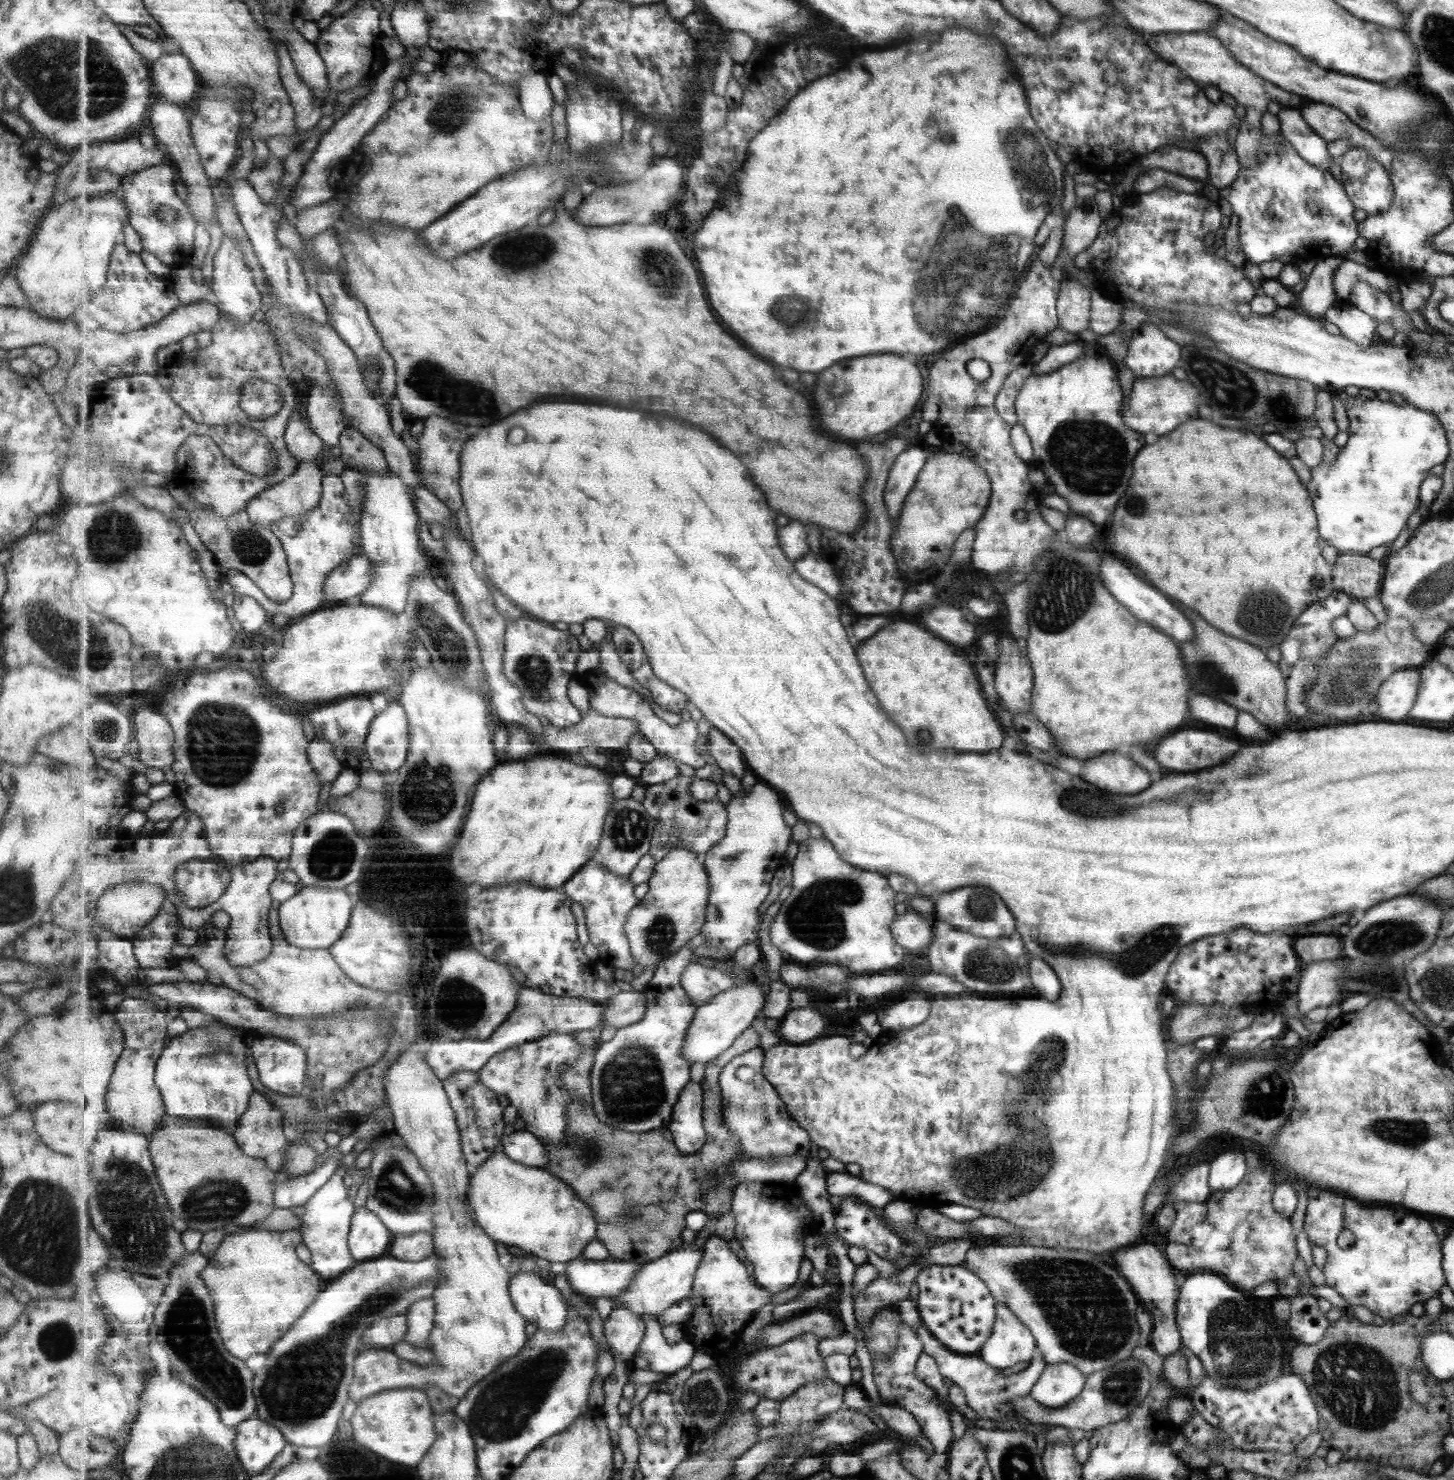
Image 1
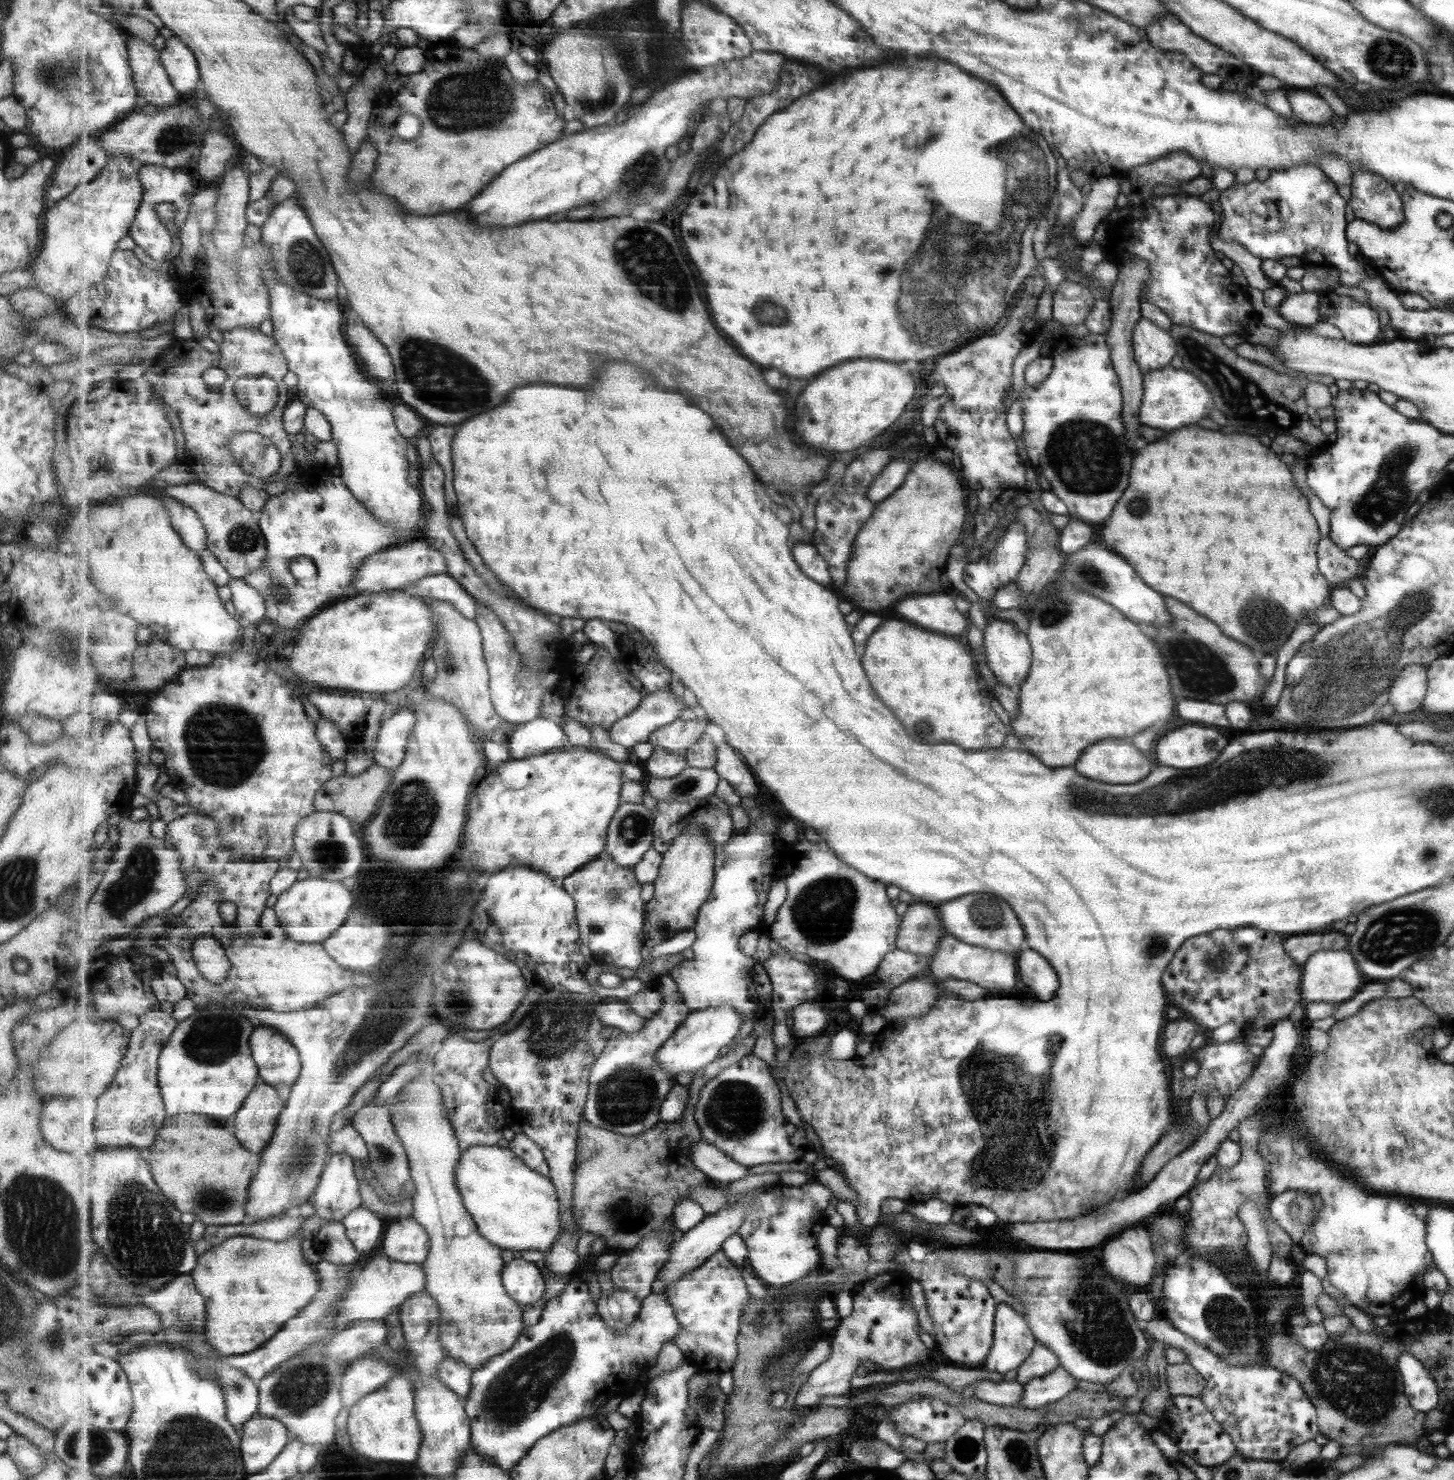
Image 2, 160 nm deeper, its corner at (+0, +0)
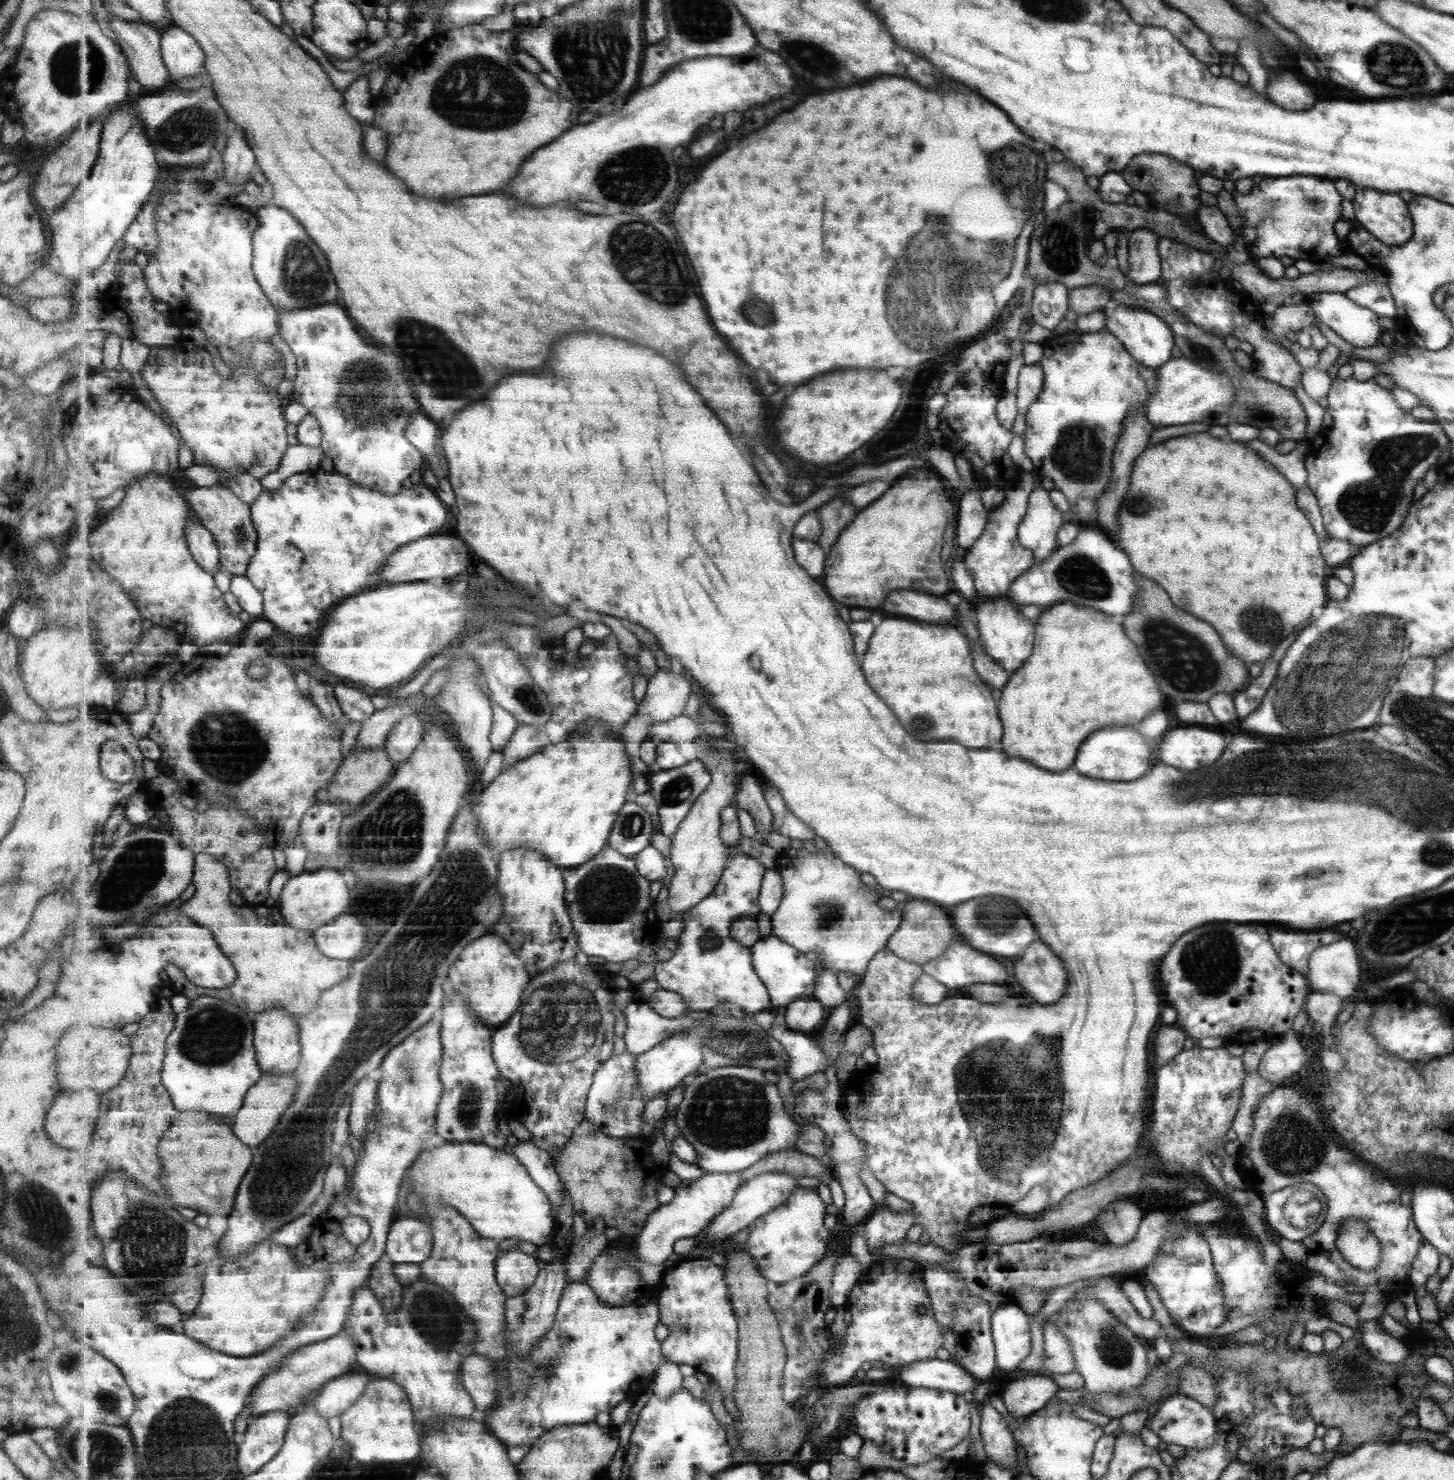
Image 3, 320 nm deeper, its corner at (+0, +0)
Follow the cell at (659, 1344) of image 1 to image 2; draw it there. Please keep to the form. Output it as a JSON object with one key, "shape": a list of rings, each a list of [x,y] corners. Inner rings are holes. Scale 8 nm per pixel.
{"shape":[[[665,1231],[649,1233],[632,1251],[622,1253],[612,1272],[615,1287],[633,1291],[642,1301],[653,1294],[653,1282],[671,1258]]]}

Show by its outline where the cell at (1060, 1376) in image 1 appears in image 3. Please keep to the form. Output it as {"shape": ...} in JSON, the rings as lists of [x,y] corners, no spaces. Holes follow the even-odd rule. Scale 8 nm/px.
{"shape":[[[1046,1374],[1014,1379],[1009,1384],[1002,1384],[998,1392],[1005,1412],[1021,1421],[1036,1410],[1043,1408],[1045,1403],[1059,1390]]]}

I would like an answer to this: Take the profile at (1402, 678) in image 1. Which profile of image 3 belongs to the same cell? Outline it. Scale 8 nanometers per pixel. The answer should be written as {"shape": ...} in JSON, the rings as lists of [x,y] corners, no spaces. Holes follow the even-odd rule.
{"shape":[[[1434,657],[1410,658],[1403,665],[1403,670],[1400,670],[1394,689],[1415,695],[1417,698],[1431,697],[1435,683],[1434,659]]]}

